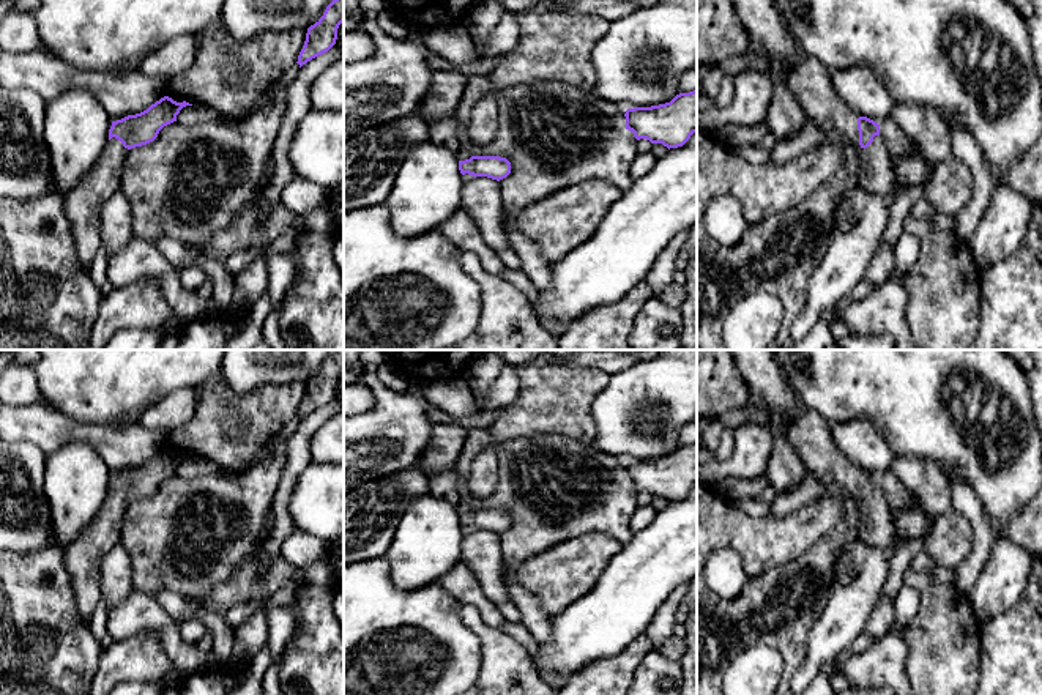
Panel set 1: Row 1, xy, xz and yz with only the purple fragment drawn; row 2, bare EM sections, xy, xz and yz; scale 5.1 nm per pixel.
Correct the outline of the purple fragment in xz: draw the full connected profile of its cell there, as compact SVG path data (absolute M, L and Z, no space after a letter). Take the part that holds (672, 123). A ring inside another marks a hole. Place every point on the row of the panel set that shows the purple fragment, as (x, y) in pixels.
M697 90L676 95L670 102L627 109L626 129L637 140L646 139L664 147L683 147L697 132Z

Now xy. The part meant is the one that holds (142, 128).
M164 96L140 113L112 121L109 142L95 167L76 189L63 197L77 257L87 273L101 246L102 206L121 189L121 173L128 151L153 142L164 126L177 121L177 115L186 106L192 104L177 102Z

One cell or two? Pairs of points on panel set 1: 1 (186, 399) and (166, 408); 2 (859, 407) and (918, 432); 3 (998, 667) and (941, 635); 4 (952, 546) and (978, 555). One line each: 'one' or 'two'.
1: one
2: one
3: two
4: two

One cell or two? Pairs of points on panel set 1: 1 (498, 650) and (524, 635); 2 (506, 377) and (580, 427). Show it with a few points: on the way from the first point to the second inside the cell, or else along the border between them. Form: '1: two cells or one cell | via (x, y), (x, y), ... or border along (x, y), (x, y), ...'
1: two cells | border along (502, 628), (532, 656)
2: two cells | border along (516, 367), (517, 396), (502, 408)

